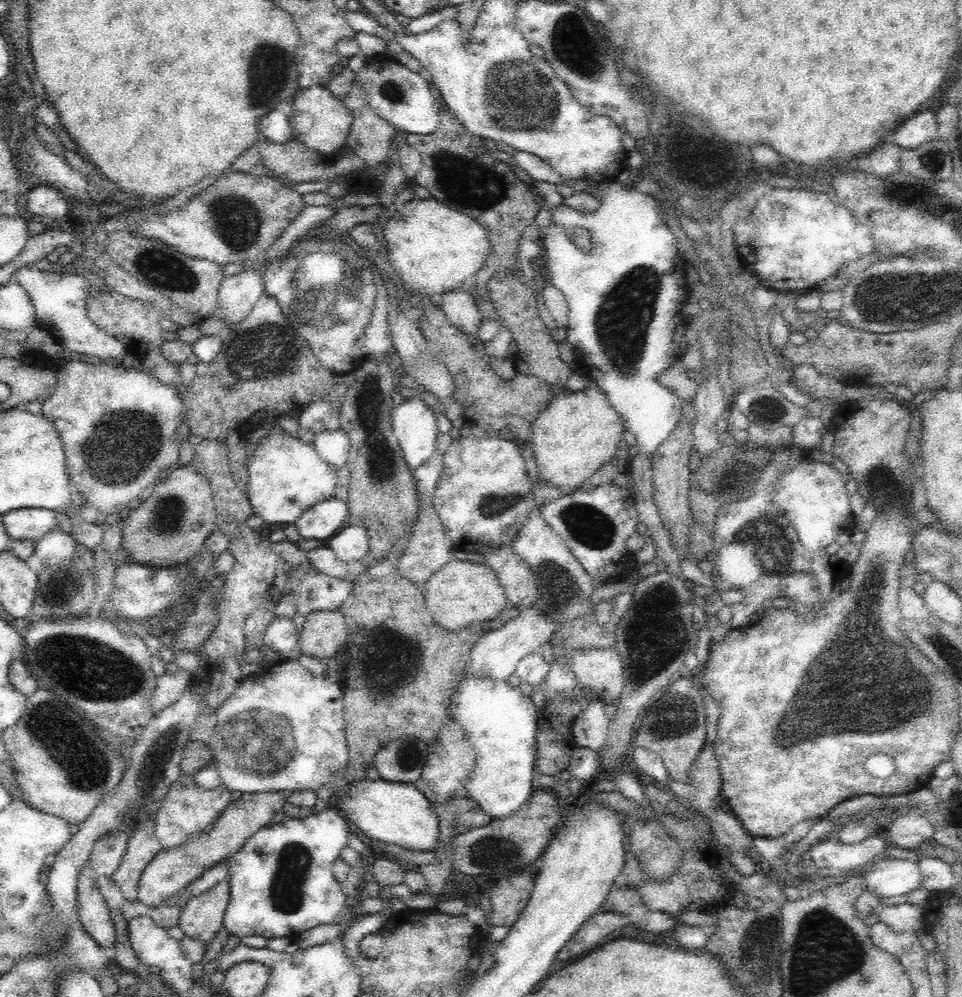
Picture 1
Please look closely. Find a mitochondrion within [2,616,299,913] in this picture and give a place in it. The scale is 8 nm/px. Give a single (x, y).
(113, 675)

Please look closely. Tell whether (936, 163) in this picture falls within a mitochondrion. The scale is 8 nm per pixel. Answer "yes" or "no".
yes

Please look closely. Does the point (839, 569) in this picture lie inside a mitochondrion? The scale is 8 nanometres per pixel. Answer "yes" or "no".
no

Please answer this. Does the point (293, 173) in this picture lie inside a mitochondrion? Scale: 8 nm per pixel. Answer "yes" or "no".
no

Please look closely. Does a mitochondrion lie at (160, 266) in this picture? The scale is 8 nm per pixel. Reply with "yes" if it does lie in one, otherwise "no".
yes

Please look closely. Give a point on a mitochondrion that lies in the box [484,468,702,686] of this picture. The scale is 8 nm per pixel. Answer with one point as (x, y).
(587, 524)

